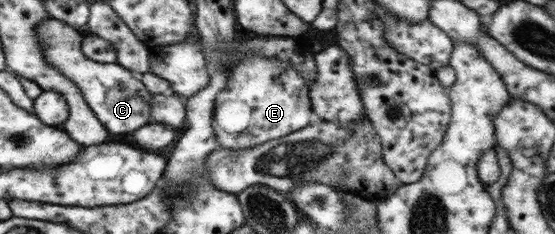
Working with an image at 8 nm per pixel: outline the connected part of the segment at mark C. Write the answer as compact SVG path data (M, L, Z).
M48 18L46 22L36 26L36 33L44 51L44 59L56 69L60 69L68 79L80 87L88 105L95 111L107 130L112 134L126 134L135 132L142 126L150 124L152 120L151 94L141 81L140 75L120 66L118 62L103 64L89 59L83 53L83 37L76 28L68 26L62 20Z

